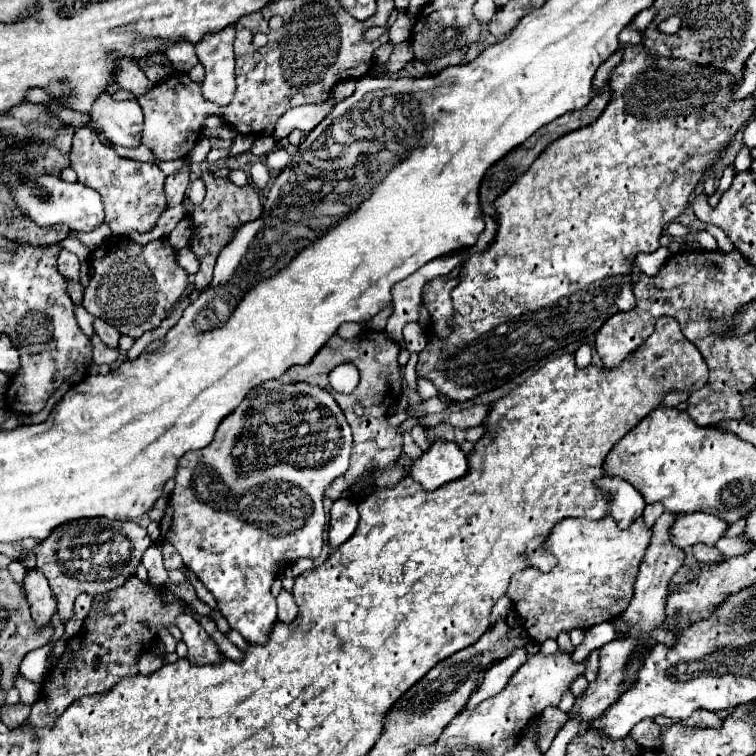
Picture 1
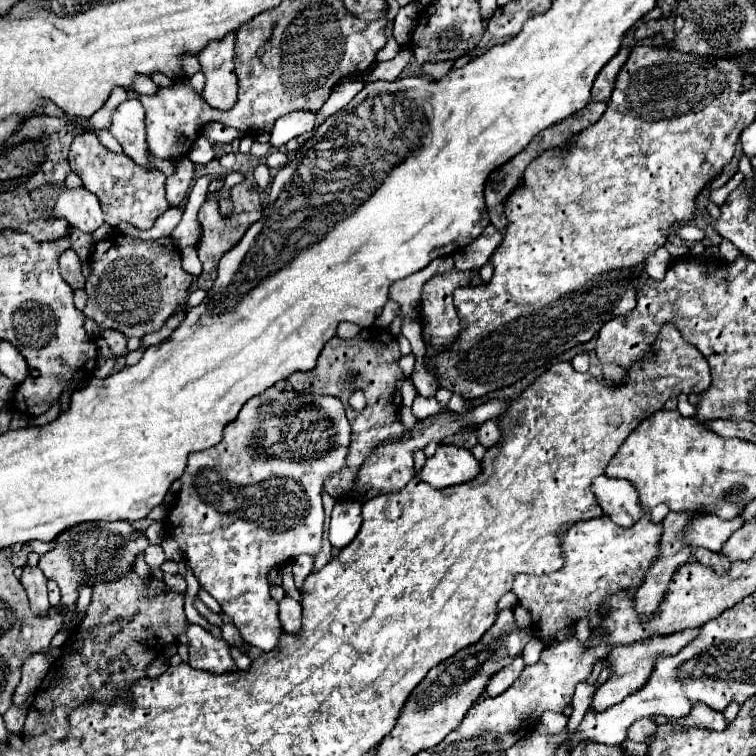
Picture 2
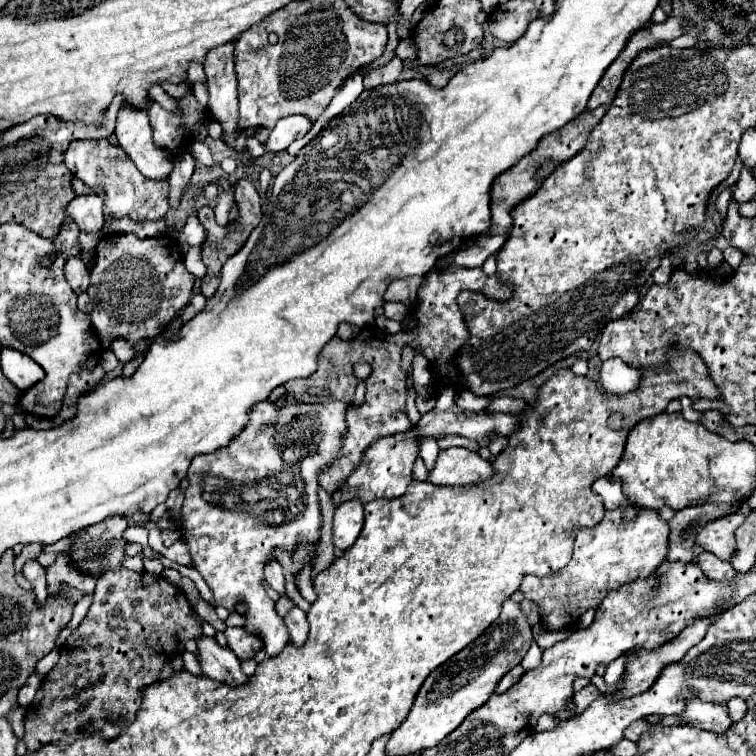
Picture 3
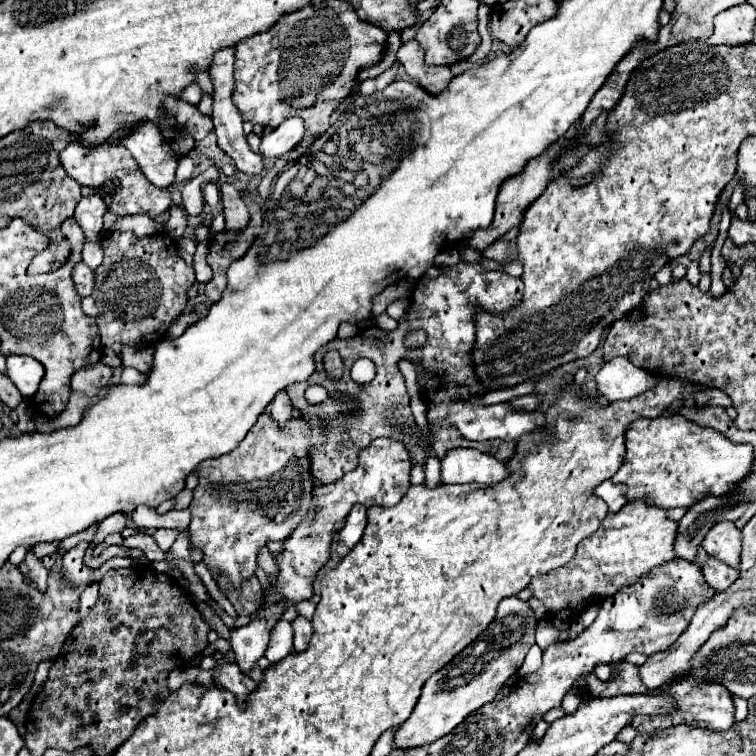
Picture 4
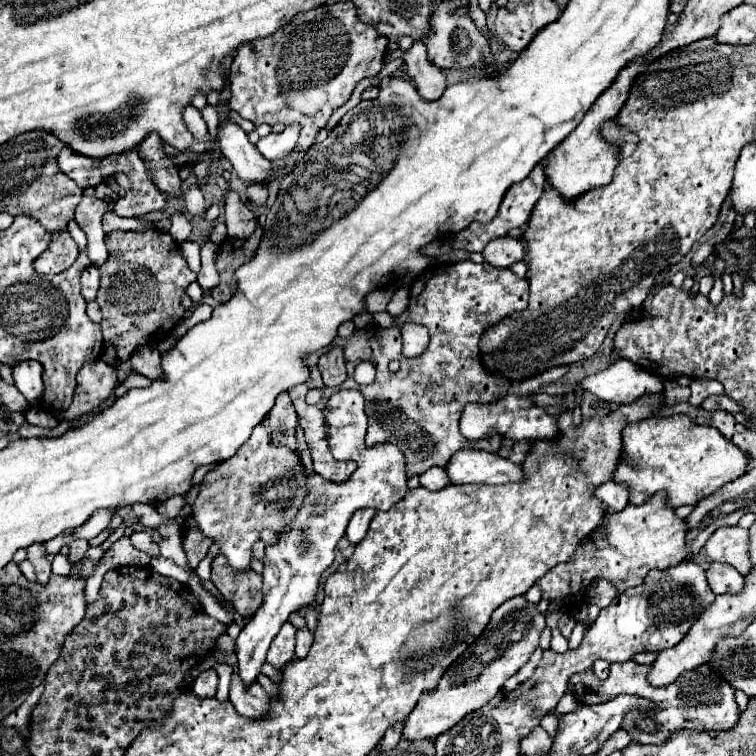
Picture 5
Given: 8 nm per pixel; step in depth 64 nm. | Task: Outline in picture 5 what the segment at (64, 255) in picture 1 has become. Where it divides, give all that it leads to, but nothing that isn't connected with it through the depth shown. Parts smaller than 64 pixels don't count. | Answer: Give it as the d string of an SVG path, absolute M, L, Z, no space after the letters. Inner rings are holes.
M88 266L80 274L80 286L82 286L82 296L84 300L94 300L98 286L100 286L100 272L96 266Z

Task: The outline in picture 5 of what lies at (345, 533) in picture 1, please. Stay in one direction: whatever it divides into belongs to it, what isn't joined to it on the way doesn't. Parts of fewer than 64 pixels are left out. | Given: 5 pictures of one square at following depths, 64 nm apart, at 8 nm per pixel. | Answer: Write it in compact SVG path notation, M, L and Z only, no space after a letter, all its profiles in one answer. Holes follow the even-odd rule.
M360 508L360 510L354 512L354 516L348 522L346 534L344 534L350 544L358 544L366 536L366 530L368 530L368 524L370 524L372 516L374 516L372 508Z

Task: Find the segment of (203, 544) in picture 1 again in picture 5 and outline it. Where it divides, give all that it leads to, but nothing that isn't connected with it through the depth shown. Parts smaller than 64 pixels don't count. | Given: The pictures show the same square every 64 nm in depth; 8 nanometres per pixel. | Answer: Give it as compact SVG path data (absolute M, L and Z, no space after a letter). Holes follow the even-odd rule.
M264 420L252 430L252 436L232 458L214 464L204 476L198 498L192 504L192 516L196 528L218 544L218 550L230 568L248 570L252 546L260 540L262 530L280 534L302 508L306 494L306 472L300 452L274 444ZM286 622L286 624L280 628L278 636L272 640L266 660L268 660L276 670L280 670L288 660L294 658L294 634L296 634L296 628L294 628L290 622Z

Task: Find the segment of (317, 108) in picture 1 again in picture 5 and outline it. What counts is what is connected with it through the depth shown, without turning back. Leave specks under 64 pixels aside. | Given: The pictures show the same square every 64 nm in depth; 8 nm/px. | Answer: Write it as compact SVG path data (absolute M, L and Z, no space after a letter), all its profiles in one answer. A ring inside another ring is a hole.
M288 124L282 132L272 132L264 138L258 140L258 152L268 158L268 160L280 160L288 152L294 150L296 142L300 136L300 126L298 124Z

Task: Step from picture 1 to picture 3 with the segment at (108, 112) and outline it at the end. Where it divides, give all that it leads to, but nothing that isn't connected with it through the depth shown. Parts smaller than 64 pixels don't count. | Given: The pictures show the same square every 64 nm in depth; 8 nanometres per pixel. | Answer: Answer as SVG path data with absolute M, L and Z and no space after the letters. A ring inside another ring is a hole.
M124 104L122 112L118 112L114 132L120 148L144 176L156 180L168 178L174 168L174 156L164 156L164 152L152 144L152 128L148 124L148 114L142 108Z

